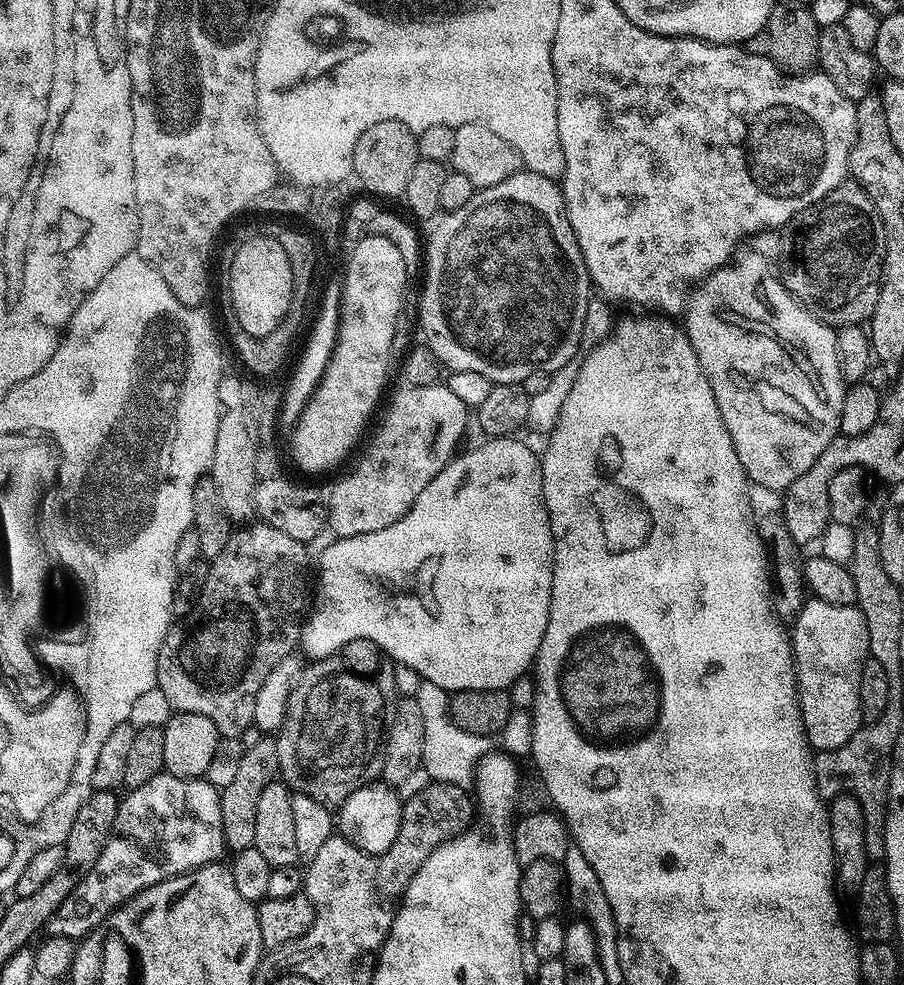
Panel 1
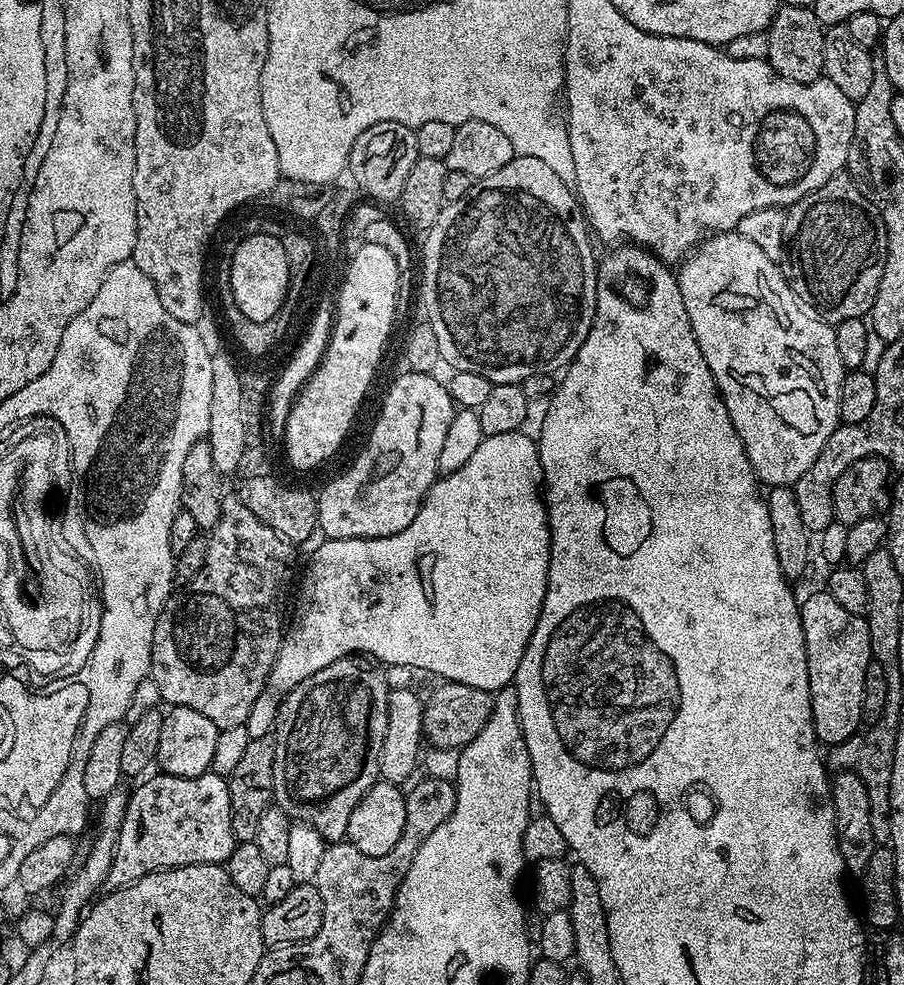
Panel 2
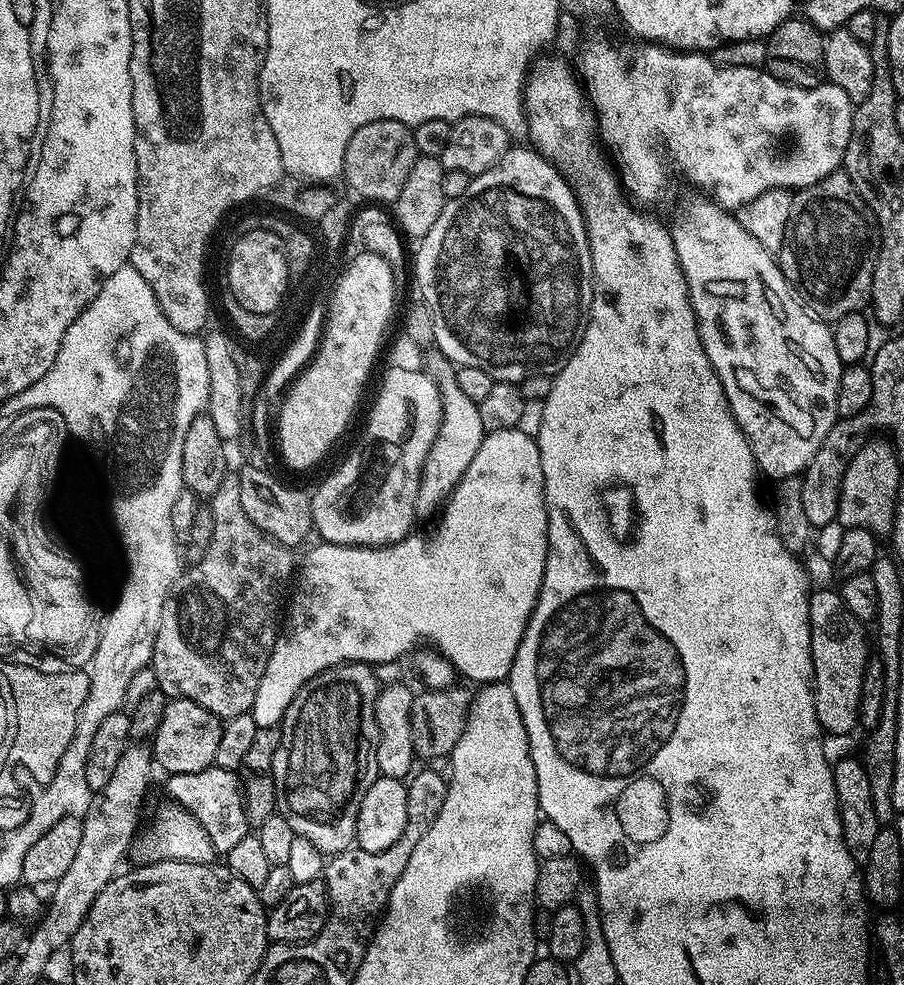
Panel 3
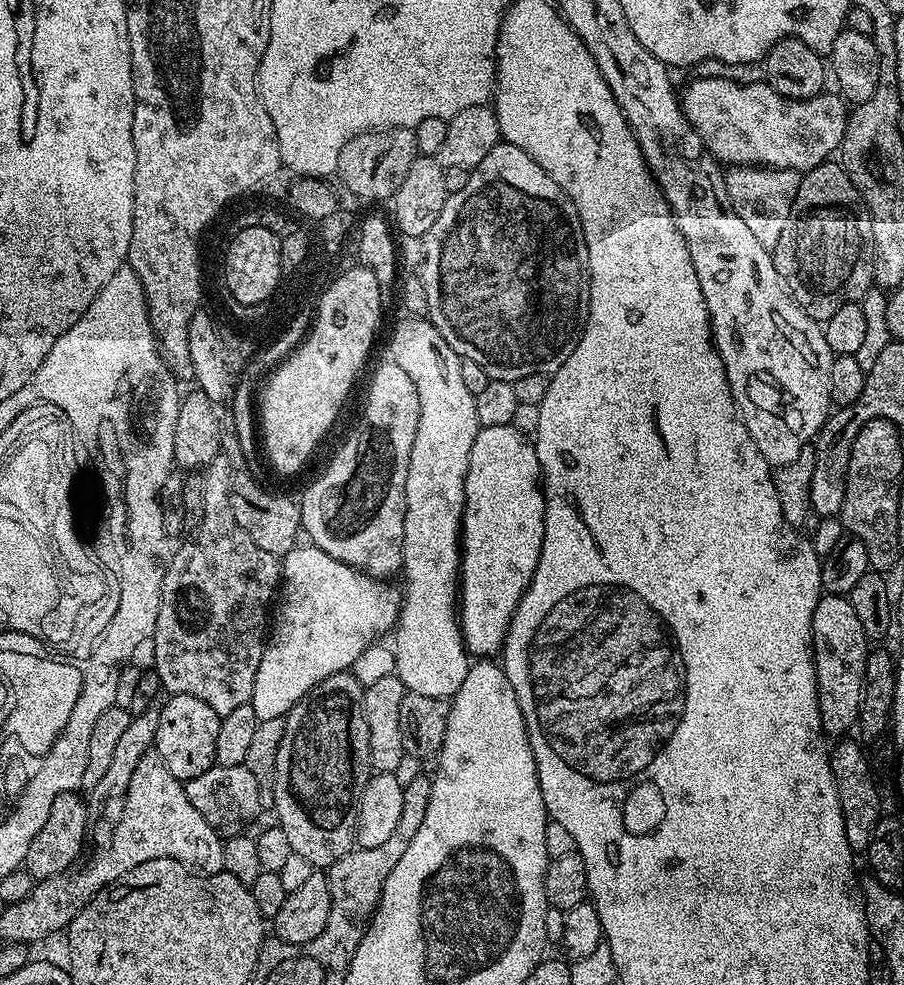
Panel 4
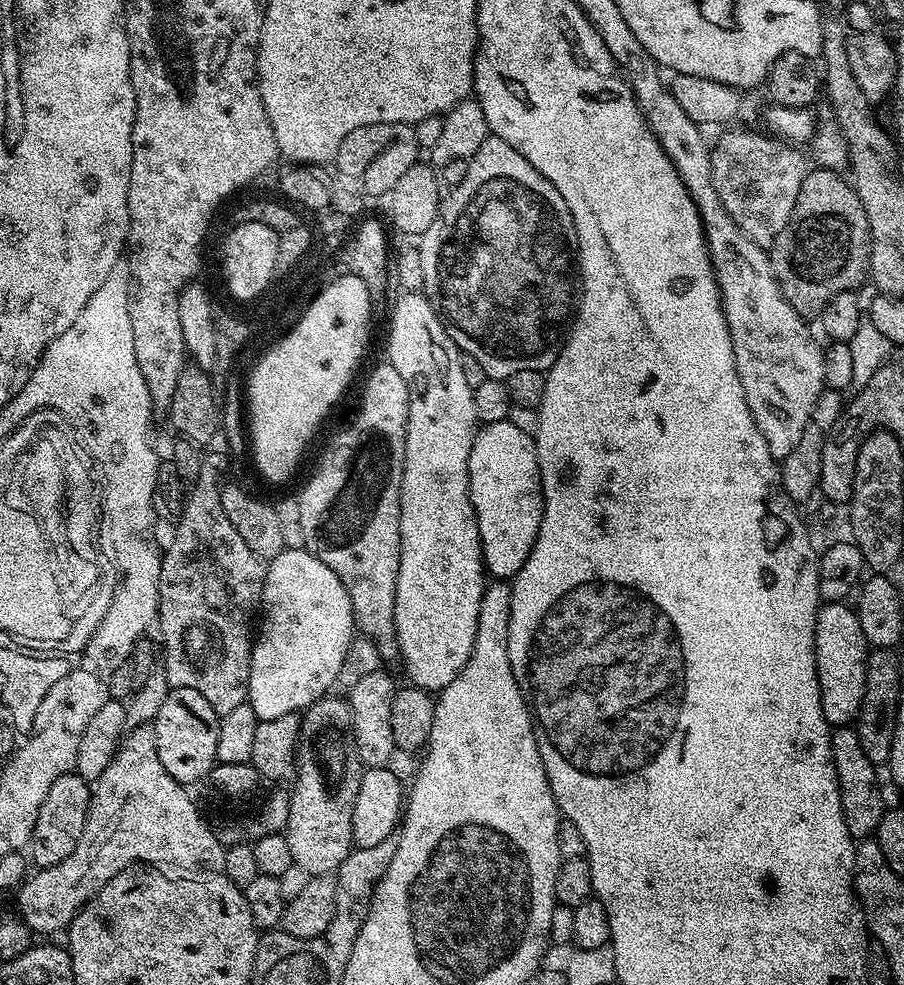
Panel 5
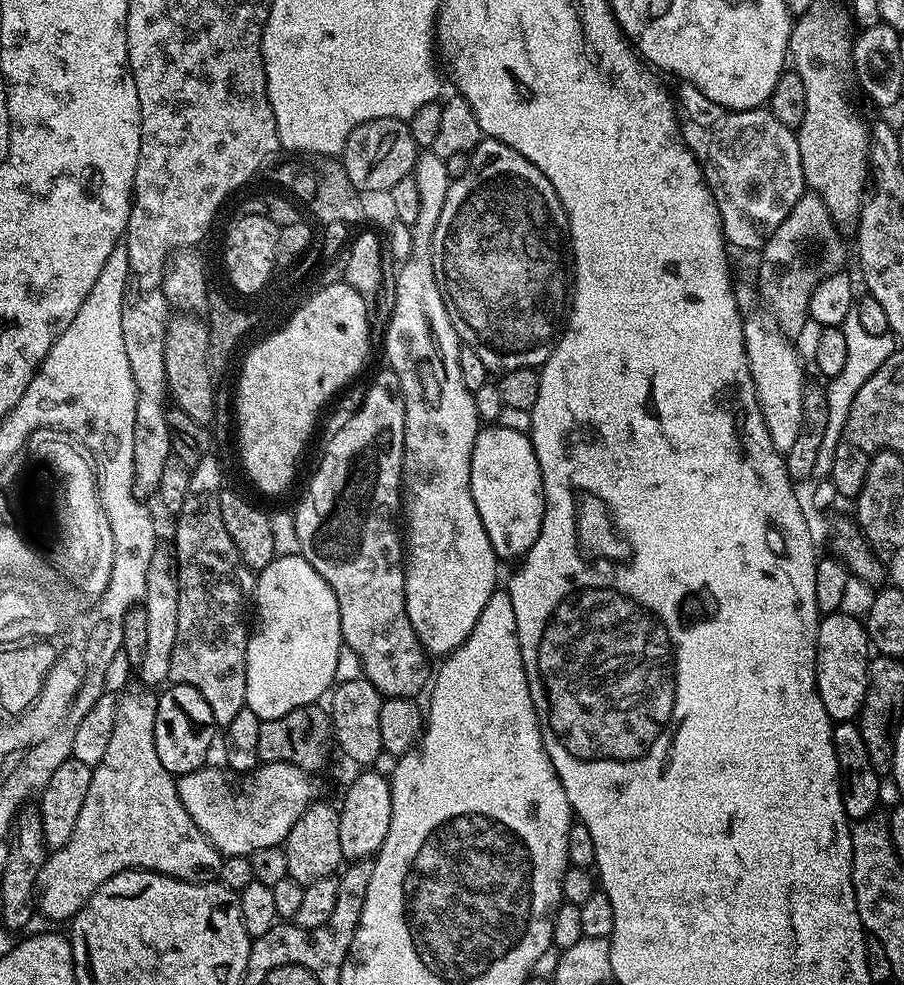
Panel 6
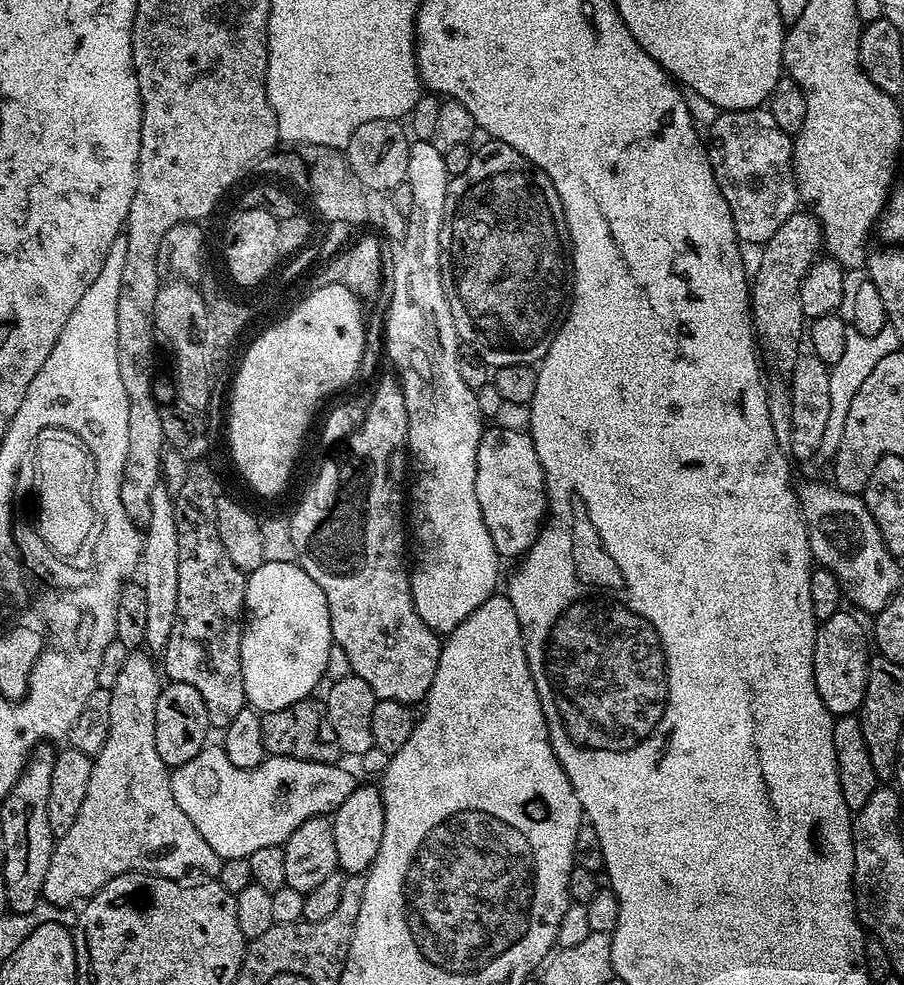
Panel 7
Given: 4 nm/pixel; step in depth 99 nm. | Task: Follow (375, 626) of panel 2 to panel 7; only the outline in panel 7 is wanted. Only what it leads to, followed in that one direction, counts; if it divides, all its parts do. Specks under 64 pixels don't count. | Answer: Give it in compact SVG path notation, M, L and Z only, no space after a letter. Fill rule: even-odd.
M495 426L485 431L478 446L474 490L478 490L478 506L482 506L482 518L486 522L486 530L490 530L490 538L494 538L496 553L502 558L523 557L540 536L540 529L546 523L548 507L548 497L544 490L544 471L538 462L538 454L534 450L534 442L528 432L502 430ZM265 560L258 570L247 573L244 586L246 619L240 634L240 661L244 679L244 698L251 707L263 714L282 710L299 700L309 699L312 692L325 679L327 654L334 643L330 630L330 610L322 586L306 574L299 563Z

